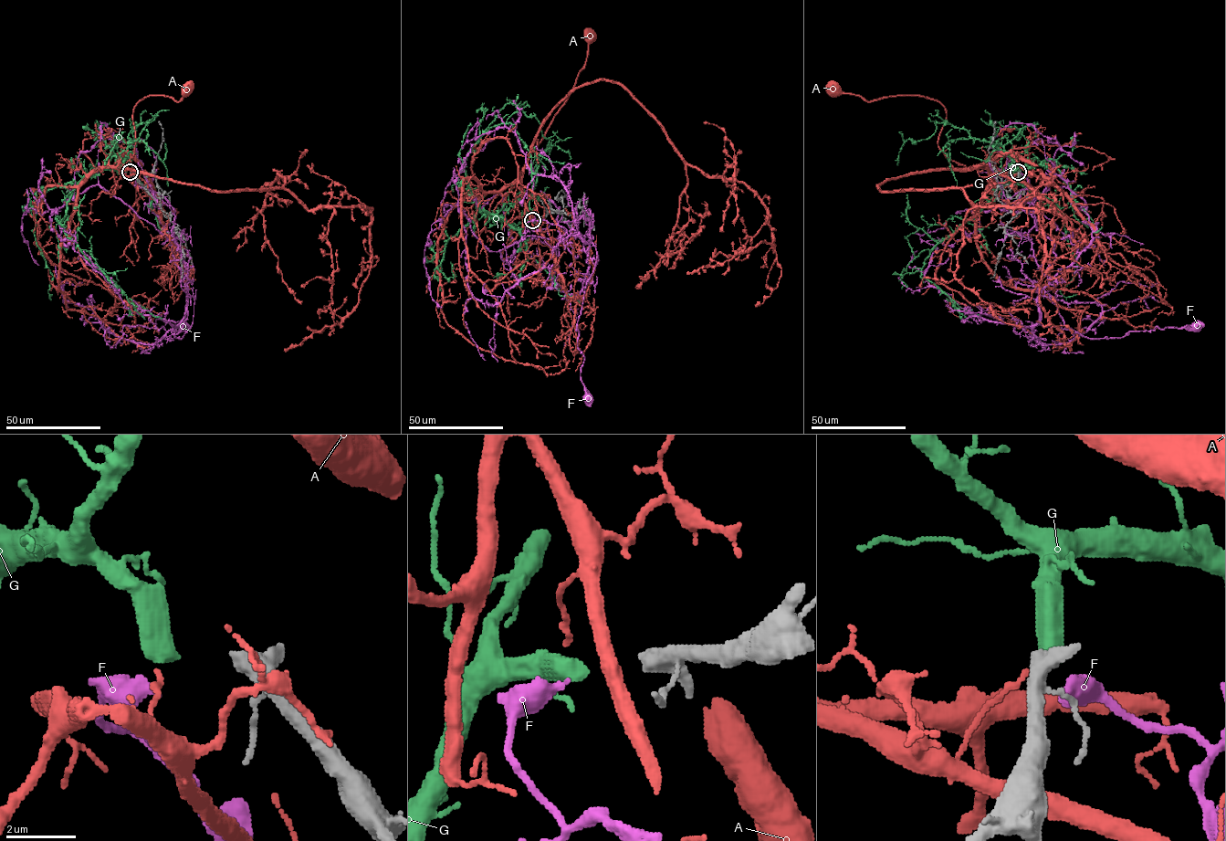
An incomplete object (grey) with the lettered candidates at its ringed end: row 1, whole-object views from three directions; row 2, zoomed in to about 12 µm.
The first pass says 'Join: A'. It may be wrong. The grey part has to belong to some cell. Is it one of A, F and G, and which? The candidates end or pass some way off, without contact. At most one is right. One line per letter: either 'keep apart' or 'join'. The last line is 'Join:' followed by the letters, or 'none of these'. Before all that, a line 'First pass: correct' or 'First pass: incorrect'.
First pass: incorrect
A: keep apart
F: keep apart
G: join
Join: G

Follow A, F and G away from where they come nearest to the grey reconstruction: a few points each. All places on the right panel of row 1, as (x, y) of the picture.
A: (1017, 173), (950, 161), (938, 146), (946, 110), (932, 99), (866, 101), (832, 87)
F: (1020, 173), (1049, 277), (1039, 293), (1063, 322), (1089, 338), (1197, 326)
G: (1019, 172), (1027, 167), (1014, 171), (977, 215), (937, 244), (922, 268), (921, 278), (955, 301), (960, 319)

